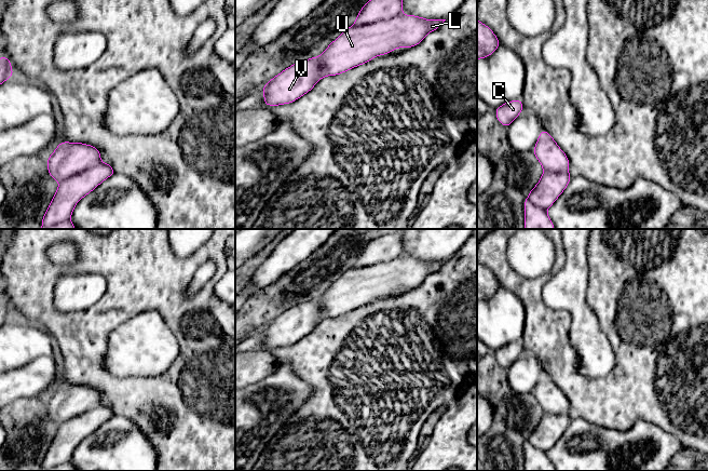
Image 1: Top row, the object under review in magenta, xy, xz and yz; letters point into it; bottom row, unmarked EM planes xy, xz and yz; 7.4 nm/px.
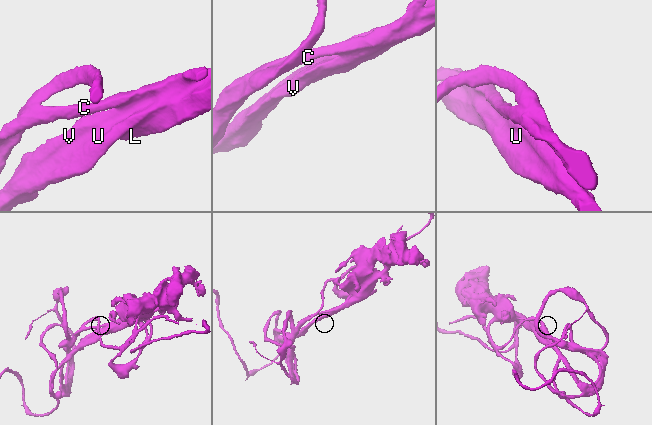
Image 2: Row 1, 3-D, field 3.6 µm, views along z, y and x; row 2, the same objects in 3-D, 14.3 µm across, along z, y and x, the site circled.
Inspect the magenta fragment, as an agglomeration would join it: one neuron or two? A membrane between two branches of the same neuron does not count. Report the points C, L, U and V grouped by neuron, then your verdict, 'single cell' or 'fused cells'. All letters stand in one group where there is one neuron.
groups C L U V; single cell

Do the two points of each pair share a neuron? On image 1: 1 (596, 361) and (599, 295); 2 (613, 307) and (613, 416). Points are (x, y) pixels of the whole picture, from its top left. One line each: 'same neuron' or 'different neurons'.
1: different neurons
2: same neuron

